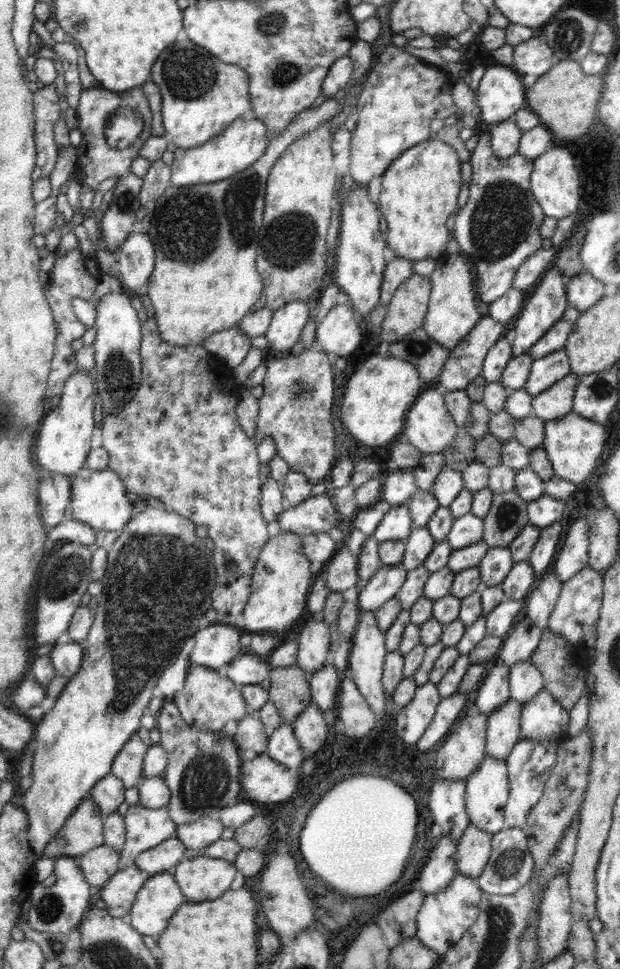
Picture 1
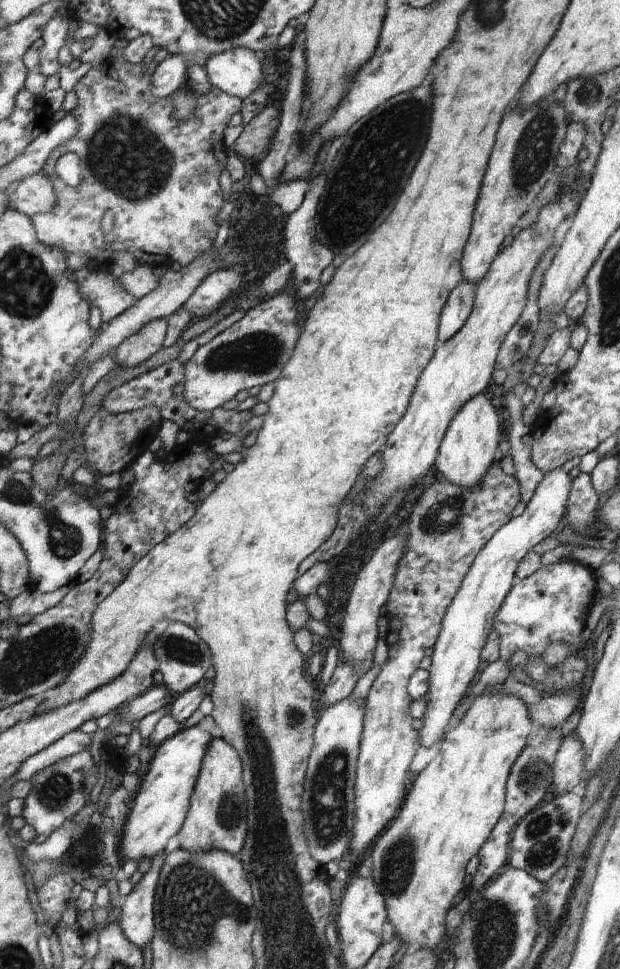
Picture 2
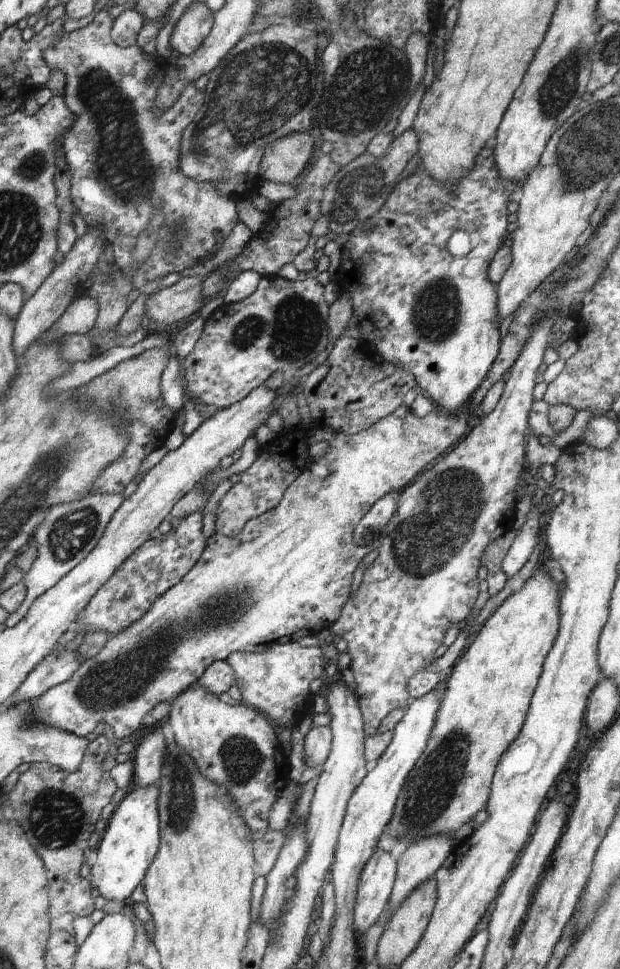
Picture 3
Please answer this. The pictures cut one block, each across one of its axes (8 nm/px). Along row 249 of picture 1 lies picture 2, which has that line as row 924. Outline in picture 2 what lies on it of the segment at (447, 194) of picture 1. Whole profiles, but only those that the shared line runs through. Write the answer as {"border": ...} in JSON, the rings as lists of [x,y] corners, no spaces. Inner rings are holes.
{"border":[[[502,683],[489,686],[480,695],[475,697],[470,708],[468,708],[467,712],[458,722],[458,725],[448,733],[445,733],[442,744],[440,744],[440,751],[430,764],[417,774],[414,785],[408,794],[405,794],[404,802],[402,806],[400,806],[400,810],[398,810],[398,814],[395,814],[394,818],[390,820],[390,824],[388,824],[375,839],[375,846],[370,852],[373,864],[371,878],[374,878],[378,890],[382,892],[386,906],[387,919],[390,920],[390,924],[394,926],[396,936],[398,936],[403,943],[403,951],[415,948],[435,949],[436,946],[440,944],[440,940],[442,940],[446,931],[446,914],[448,914],[448,910],[454,907],[452,905],[454,896],[456,896],[460,890],[466,888],[463,881],[464,876],[466,876],[466,864],[470,858],[478,854],[484,842],[488,840],[492,829],[496,826],[498,820],[502,818],[502,813],[505,809],[506,784],[510,769],[514,762],[516,762],[518,755],[524,750],[528,739],[532,735],[533,728],[534,722],[530,720],[528,705],[526,705],[526,702],[524,702],[522,698],[518,698],[514,693],[508,694],[508,692],[506,692],[506,694],[502,694]]]}

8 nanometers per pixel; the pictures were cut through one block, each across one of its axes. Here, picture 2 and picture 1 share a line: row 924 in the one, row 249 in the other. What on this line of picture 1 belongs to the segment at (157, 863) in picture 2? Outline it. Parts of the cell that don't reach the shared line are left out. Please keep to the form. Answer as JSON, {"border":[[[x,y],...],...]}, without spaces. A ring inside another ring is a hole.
{"border":[[[130,233],[119,248],[119,262],[117,263],[118,278],[122,281],[124,288],[138,291],[143,284],[147,284],[155,265],[154,245],[146,233]]]}

